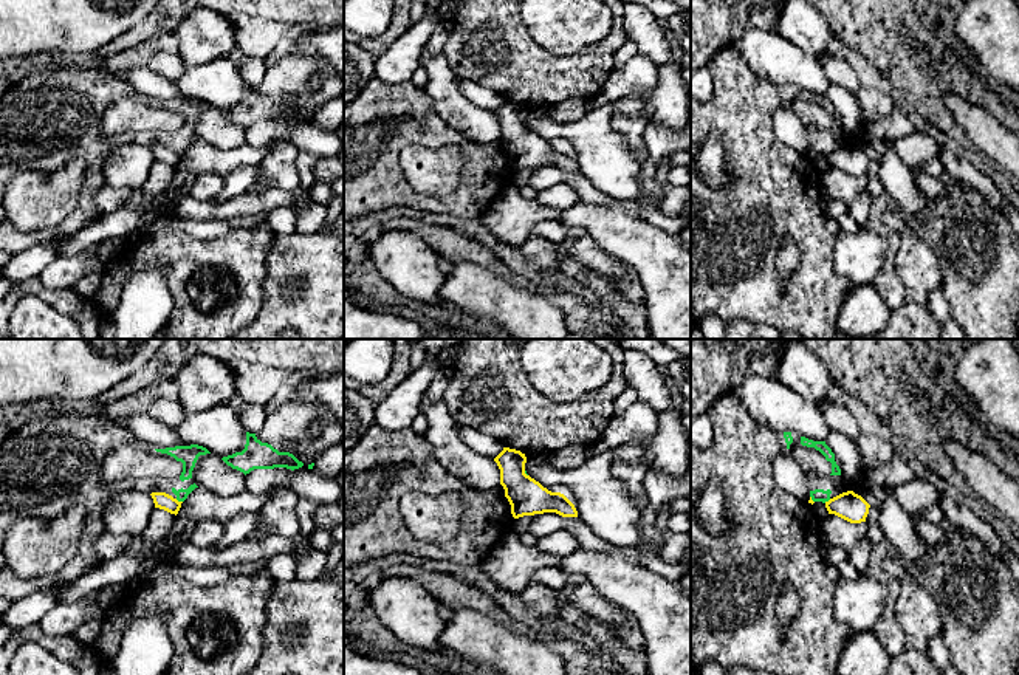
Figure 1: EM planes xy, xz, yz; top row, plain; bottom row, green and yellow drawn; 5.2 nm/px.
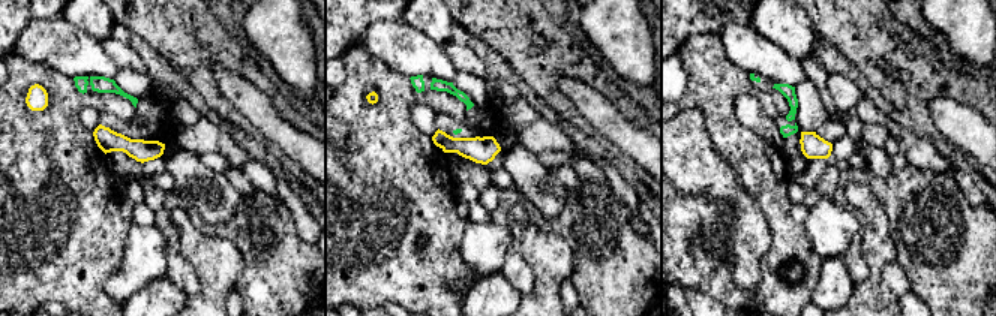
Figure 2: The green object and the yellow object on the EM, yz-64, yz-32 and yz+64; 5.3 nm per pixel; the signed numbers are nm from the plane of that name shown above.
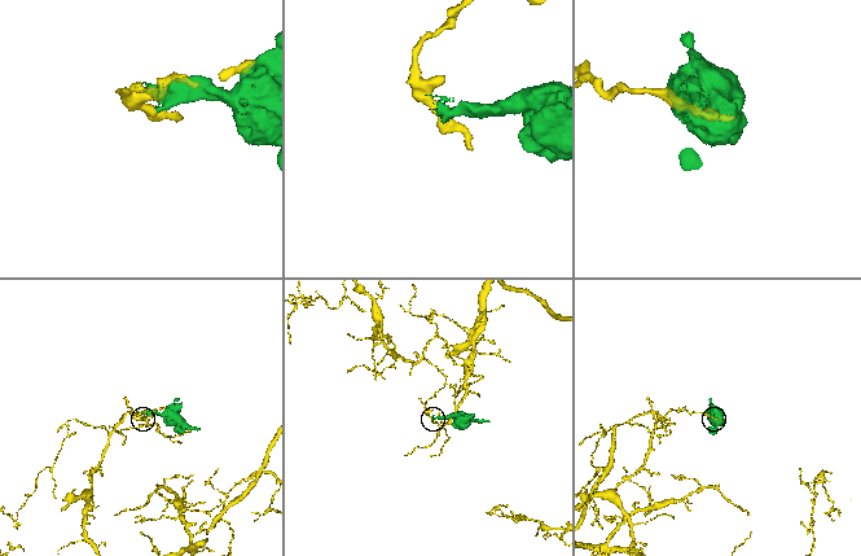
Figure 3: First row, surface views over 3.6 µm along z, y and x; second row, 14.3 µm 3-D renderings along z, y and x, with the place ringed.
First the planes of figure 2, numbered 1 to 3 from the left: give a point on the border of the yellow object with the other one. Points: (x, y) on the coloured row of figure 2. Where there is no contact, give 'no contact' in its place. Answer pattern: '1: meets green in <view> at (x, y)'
1: no contact
2: no contact
3: no contact

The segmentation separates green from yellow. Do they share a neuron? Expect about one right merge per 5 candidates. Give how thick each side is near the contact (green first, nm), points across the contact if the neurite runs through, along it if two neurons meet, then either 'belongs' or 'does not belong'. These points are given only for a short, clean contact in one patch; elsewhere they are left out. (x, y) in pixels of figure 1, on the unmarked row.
calibres 70 and 90 nm; border xy (175, 152), (181, 155); does not belong

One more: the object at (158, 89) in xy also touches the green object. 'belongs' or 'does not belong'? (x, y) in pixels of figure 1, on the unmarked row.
does not belong

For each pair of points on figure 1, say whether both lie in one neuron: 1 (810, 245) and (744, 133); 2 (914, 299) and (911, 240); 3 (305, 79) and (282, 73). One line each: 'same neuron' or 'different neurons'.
1: same neuron
2: same neuron
3: same neuron

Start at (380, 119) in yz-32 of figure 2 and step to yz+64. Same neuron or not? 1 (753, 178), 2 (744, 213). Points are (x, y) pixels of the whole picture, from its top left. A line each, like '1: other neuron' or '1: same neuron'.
1: same neuron
2: other neuron

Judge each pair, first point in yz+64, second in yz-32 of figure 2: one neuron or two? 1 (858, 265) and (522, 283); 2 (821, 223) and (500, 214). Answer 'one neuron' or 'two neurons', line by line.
1: one neuron
2: two neurons

